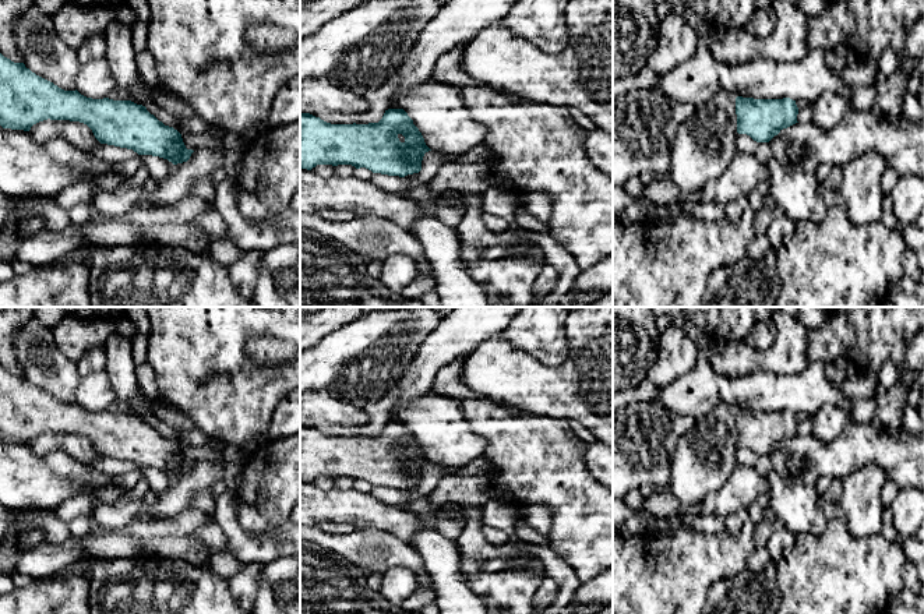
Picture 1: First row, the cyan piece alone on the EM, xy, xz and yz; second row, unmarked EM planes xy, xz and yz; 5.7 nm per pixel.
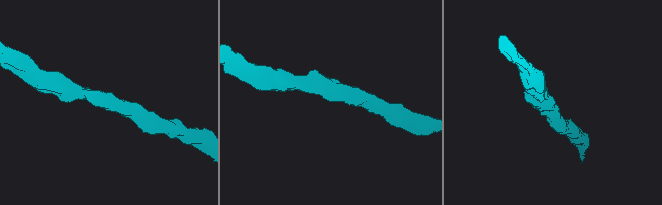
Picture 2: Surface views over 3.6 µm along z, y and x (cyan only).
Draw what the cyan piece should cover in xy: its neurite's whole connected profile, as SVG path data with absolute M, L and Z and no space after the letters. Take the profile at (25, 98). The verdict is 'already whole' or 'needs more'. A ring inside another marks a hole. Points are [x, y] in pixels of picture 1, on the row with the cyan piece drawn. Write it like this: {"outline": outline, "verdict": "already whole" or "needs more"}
{"outline": "M0 53L0 126L29 131L43 120L70 120L87 124L100 144L133 149L138 155L167 159L173 165L187 162L194 152L187 149L181 134L165 126L145 106L131 100L92 99L75 91L64 91L36 75L24 63L14 63Z", "verdict": "already whole"}

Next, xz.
{"outline": "M388 109L378 123L331 124L310 113L300 113L300 169L317 165L352 165L373 173L405 177L422 170L426 152L431 151L403 109Z", "verdict": "already whole"}

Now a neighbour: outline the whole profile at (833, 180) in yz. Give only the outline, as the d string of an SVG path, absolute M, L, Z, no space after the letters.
M835 165L832 166L830 173L828 174L822 184L830 190L840 190L842 180L843 180L842 166Z

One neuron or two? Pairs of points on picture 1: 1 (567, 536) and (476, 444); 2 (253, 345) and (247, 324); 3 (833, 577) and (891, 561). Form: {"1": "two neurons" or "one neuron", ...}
{"1": "two neurons", "2": "two neurons", "3": "one neuron"}

